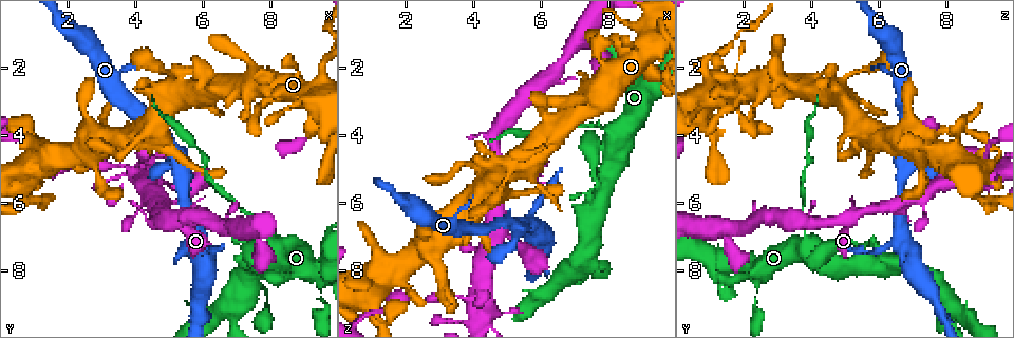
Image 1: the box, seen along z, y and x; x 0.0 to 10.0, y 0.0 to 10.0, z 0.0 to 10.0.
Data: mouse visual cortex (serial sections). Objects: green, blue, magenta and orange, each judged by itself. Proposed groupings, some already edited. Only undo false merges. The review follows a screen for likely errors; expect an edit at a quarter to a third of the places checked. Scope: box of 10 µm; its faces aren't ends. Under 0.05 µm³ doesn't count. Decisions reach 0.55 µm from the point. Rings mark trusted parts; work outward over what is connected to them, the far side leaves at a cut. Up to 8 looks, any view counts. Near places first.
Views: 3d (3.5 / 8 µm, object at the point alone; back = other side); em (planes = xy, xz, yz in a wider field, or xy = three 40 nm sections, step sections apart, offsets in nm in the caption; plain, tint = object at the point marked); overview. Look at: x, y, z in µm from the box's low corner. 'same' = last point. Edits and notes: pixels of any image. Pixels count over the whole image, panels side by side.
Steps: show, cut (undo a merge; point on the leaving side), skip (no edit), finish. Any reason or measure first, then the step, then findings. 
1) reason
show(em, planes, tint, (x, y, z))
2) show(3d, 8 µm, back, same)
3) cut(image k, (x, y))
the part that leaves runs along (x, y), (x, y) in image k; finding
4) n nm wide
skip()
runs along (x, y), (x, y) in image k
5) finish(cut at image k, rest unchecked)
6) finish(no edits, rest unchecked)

abrupt turn
show(3d, 3.5 µm, (5.20, 2.45, 4.90))

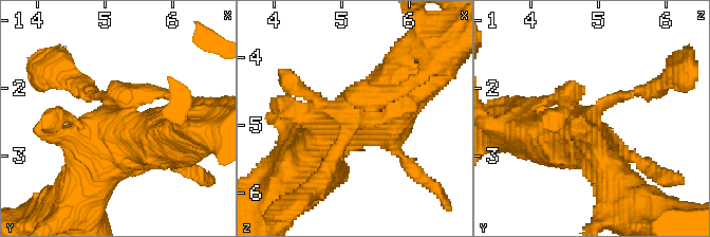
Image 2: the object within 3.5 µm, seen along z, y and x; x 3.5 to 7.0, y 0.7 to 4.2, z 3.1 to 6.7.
show(em, xy, step 5, tint, (5.20, 2.50, 4.85))

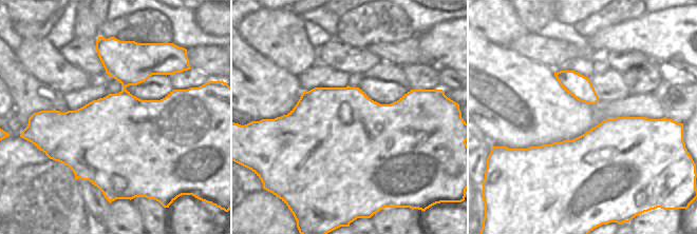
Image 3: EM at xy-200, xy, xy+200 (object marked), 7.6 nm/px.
skip()
runs along (430, 64), (381, 105), (322, 143) in image 2; one cell here

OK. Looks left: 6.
sharp bend
show(3d, 3.5 µm, back, (8.00, 7.25, 3.85))

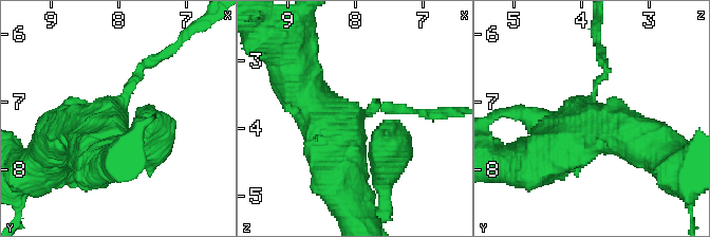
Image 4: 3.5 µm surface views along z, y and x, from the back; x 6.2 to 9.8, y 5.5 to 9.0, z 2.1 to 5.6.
show(em, xy, step 2, tint, same)

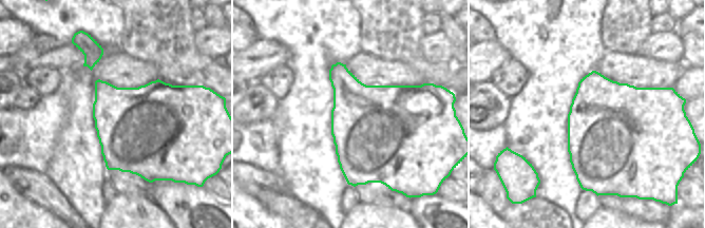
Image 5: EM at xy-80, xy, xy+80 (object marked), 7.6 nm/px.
show(em, xy, step 3, tint, same)

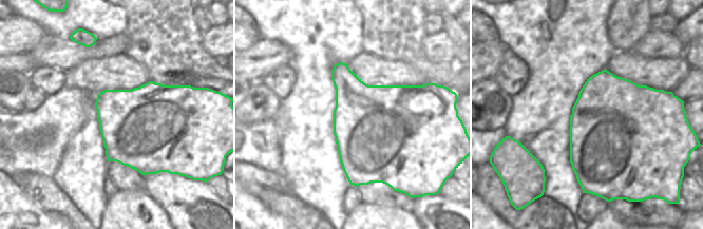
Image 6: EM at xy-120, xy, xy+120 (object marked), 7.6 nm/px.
cut(image 4, (388, 108))
the part that leaves runs along (368, 113), (378, 105), (436, 113) in image 4; a second cell is stuck on

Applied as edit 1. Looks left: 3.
finish(cut at image 4, rest unchecked)

